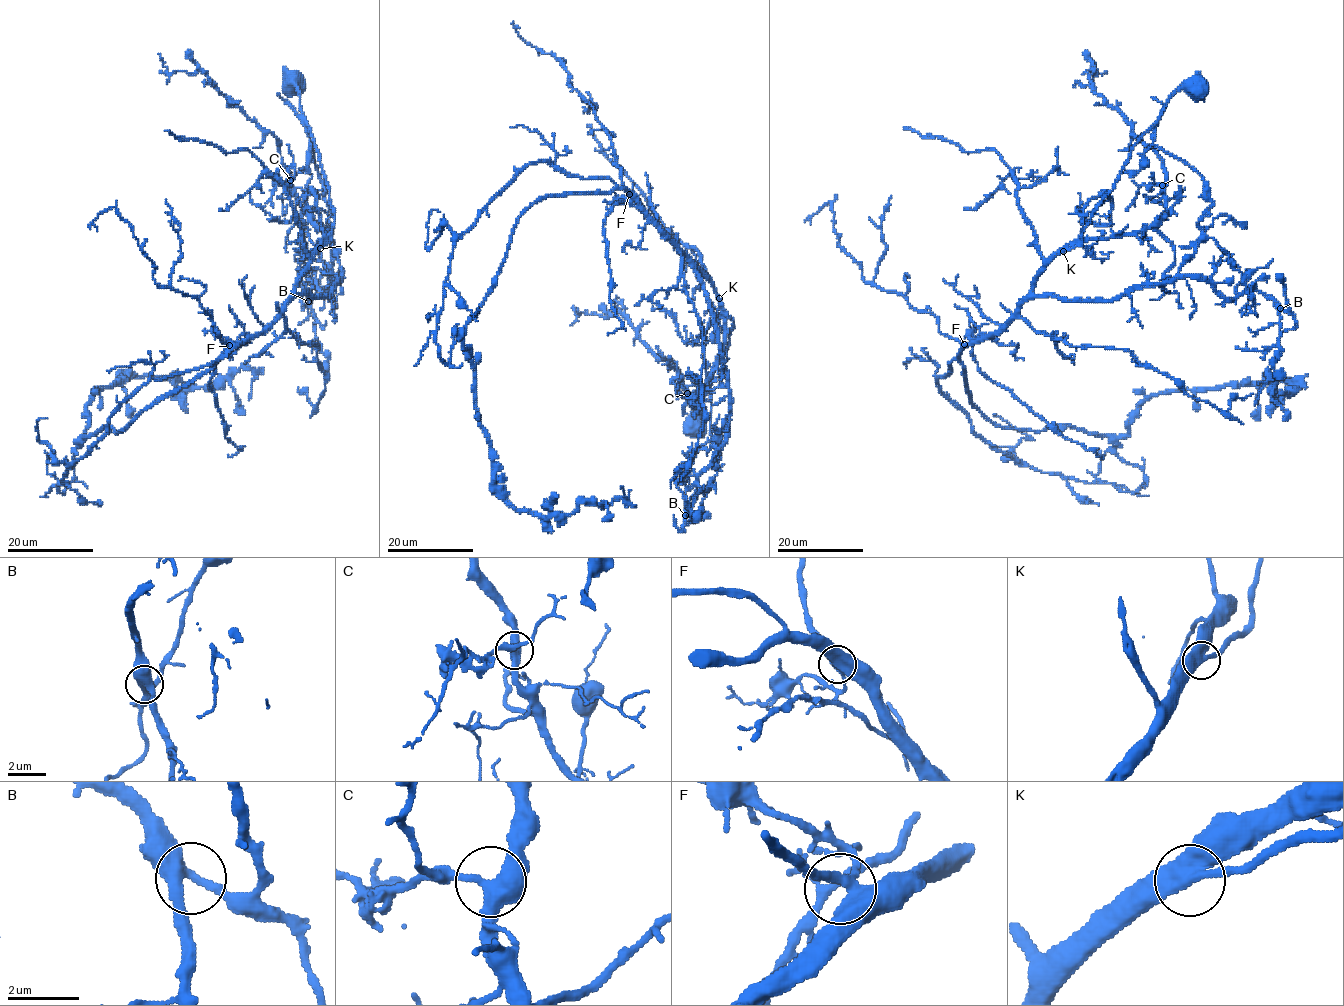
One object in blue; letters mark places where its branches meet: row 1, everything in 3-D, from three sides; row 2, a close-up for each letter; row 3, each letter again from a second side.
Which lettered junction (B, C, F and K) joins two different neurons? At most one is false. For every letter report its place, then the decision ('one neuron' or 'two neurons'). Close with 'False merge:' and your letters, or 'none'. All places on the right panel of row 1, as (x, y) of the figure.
B: place (1280, 308); one neuron
C: place (1162, 185); one neuron
F: place (964, 344); one neuron
K: place (1063, 251); one neuron
False merge: none

